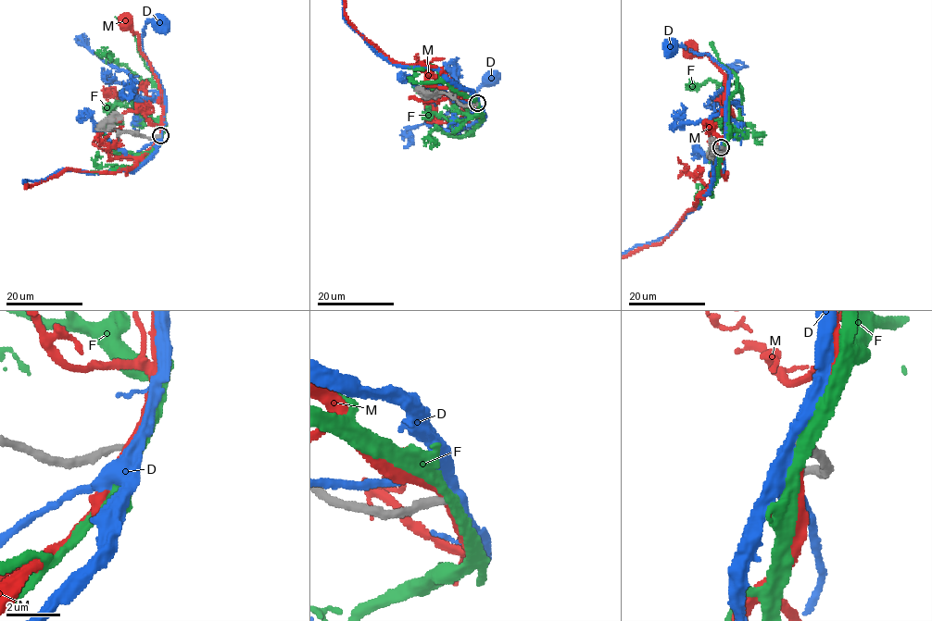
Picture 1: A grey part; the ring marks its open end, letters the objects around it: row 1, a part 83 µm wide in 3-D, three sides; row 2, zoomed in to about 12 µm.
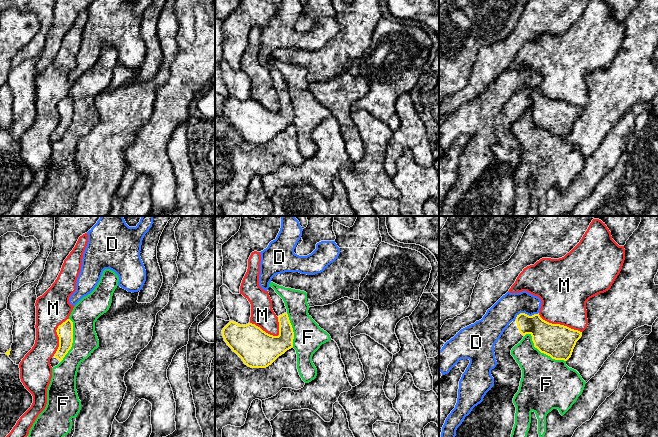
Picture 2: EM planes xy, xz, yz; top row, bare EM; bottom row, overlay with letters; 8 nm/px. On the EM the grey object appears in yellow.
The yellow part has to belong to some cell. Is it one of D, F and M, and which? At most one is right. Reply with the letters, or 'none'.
none

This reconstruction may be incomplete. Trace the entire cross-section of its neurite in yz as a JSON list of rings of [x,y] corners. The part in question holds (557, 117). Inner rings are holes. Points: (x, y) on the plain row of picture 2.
[[[525,89],[517,91],[504,106],[494,122],[497,141],[491,146],[494,161],[486,169],[483,177],[475,182],[470,190],[465,193],[456,206],[455,216],[510,216],[515,200],[516,183],[513,174],[519,166],[522,146],[511,131],[512,124],[520,119],[526,110],[532,112],[534,123],[541,129],[555,136],[567,137],[573,128],[576,118],[581,114],[582,108],[560,100],[552,100],[543,96],[539,89],[529,92]]]

